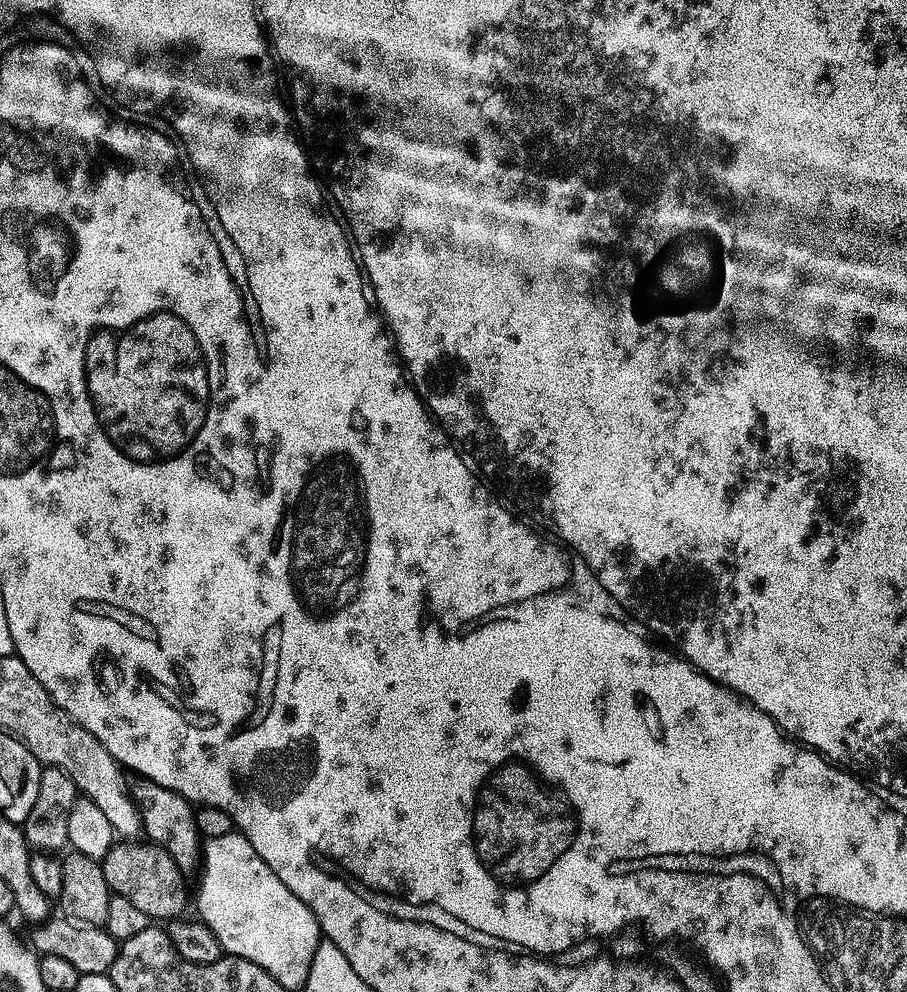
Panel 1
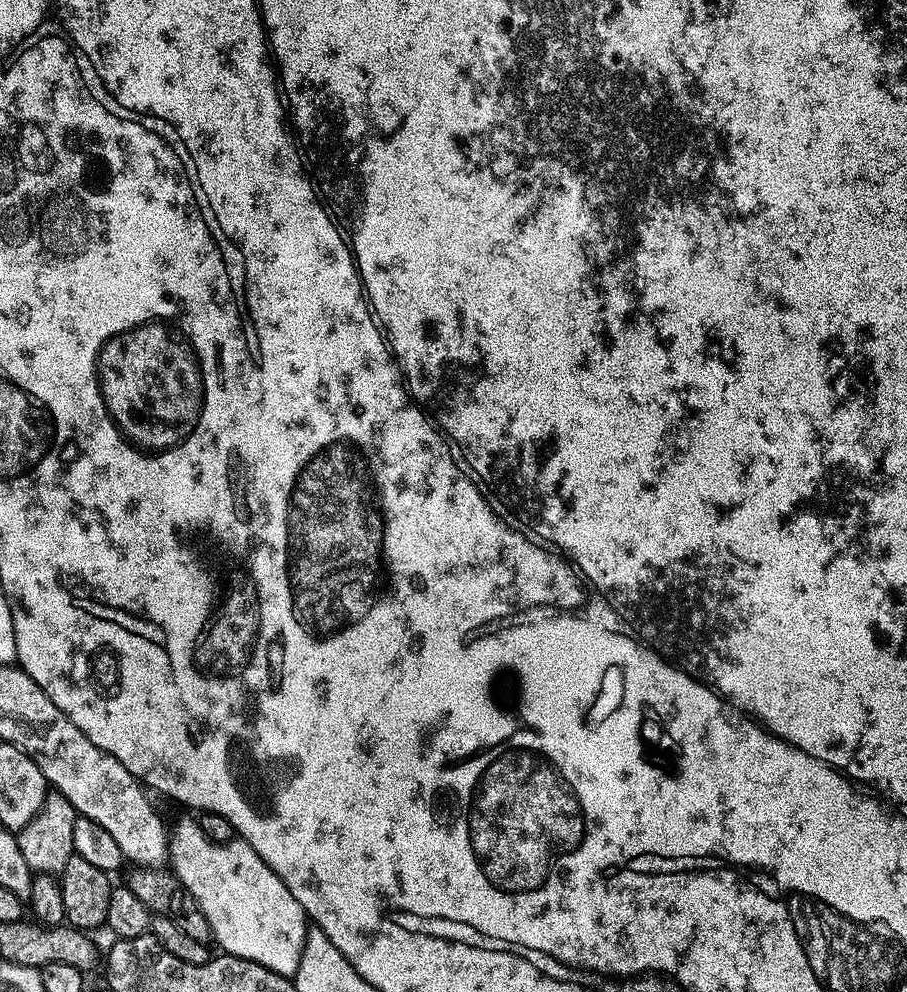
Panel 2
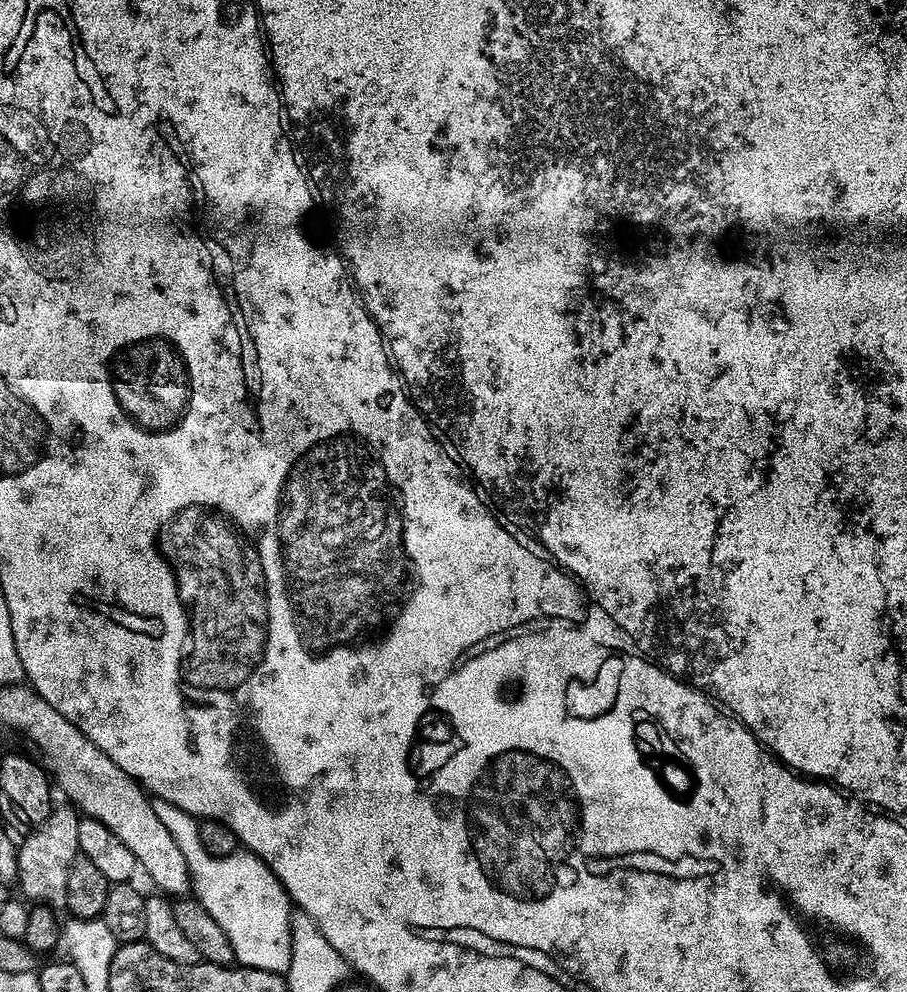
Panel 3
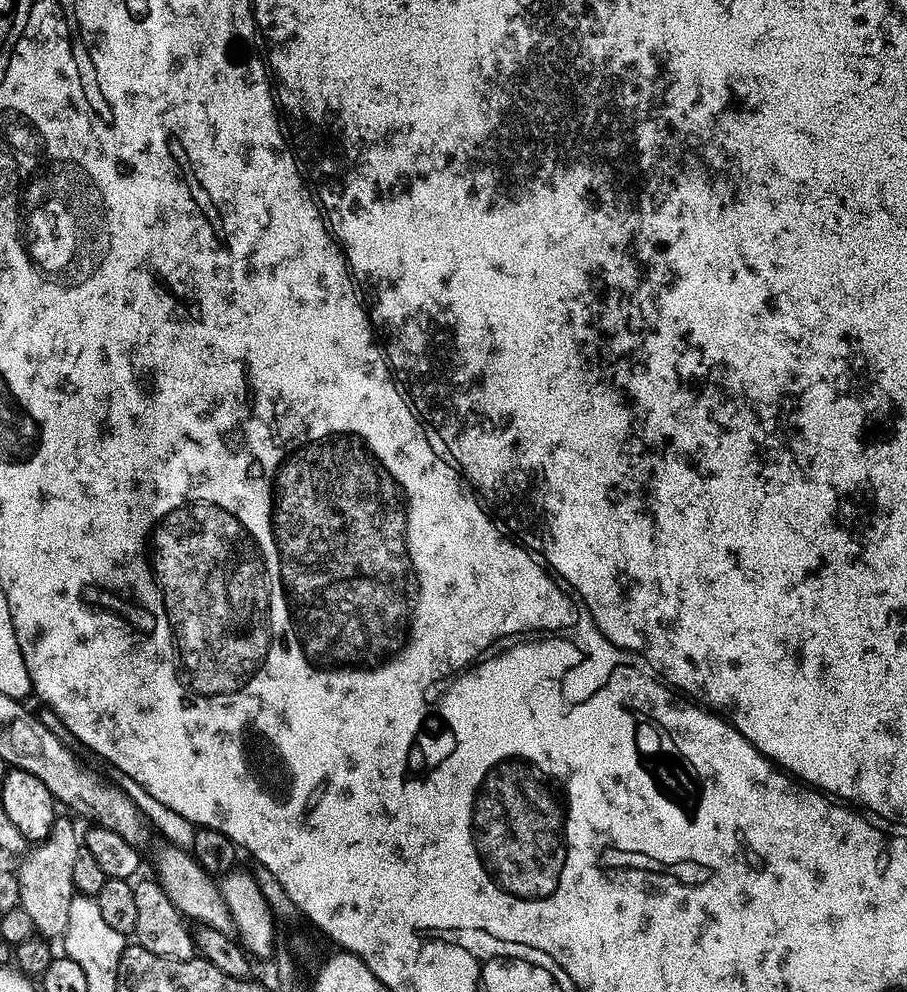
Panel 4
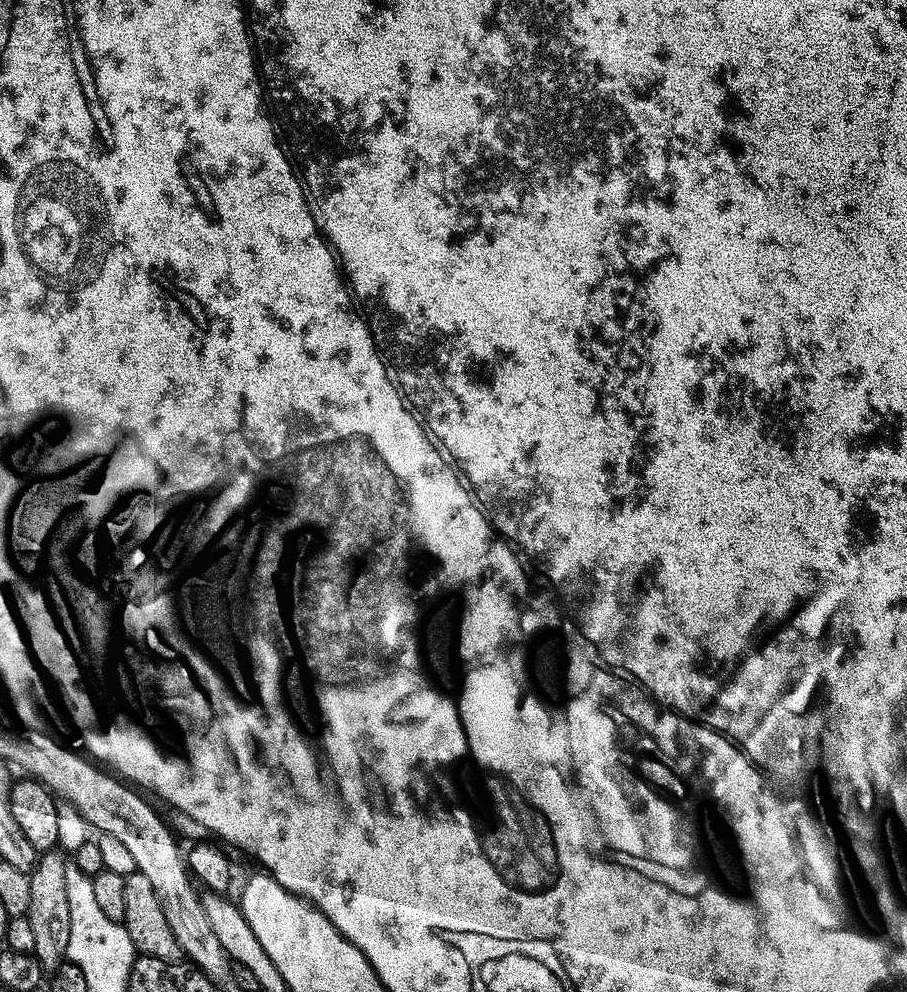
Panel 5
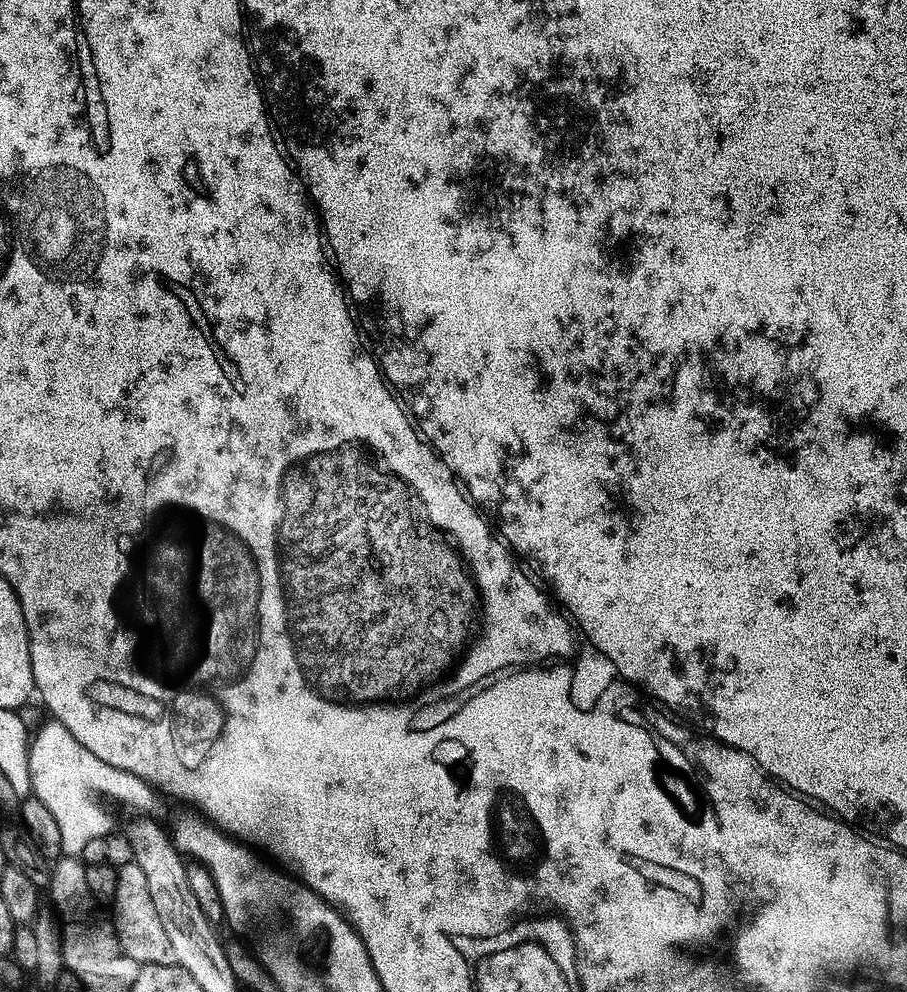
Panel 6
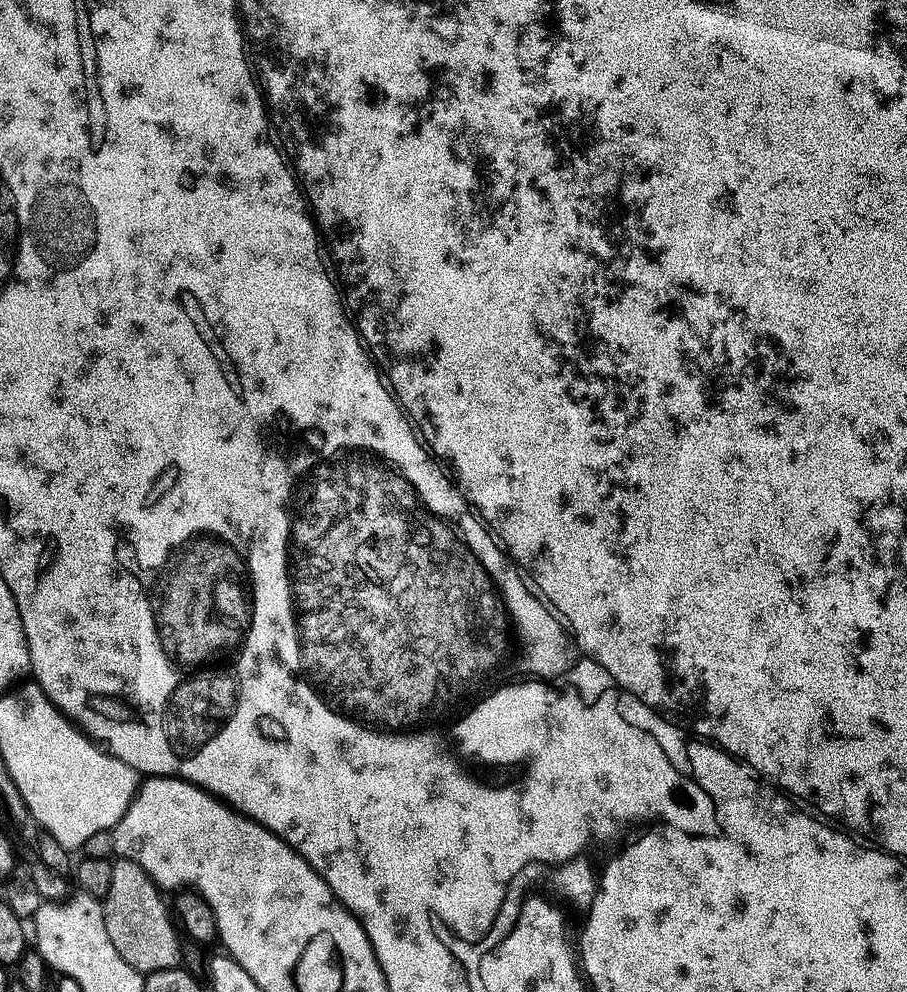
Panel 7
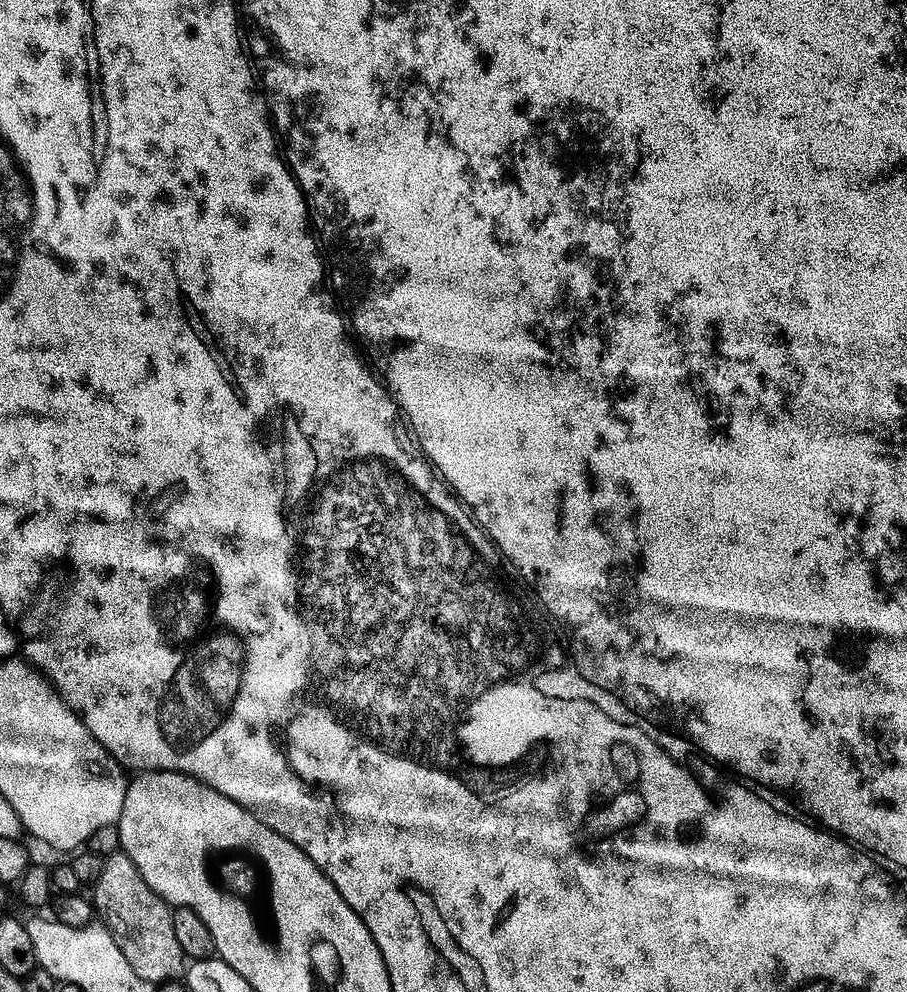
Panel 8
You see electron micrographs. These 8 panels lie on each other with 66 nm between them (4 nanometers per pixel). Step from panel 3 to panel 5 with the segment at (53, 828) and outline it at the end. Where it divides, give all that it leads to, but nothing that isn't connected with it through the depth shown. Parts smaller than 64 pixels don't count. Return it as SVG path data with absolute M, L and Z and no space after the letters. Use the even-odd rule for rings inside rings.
M60 852L45 853L37 863L35 872L31 873L33 901L30 902L28 921L33 927L33 955L42 966L45 975L51 976L65 963L70 946L71 913L69 898L66 897L66 868L68 862Z

